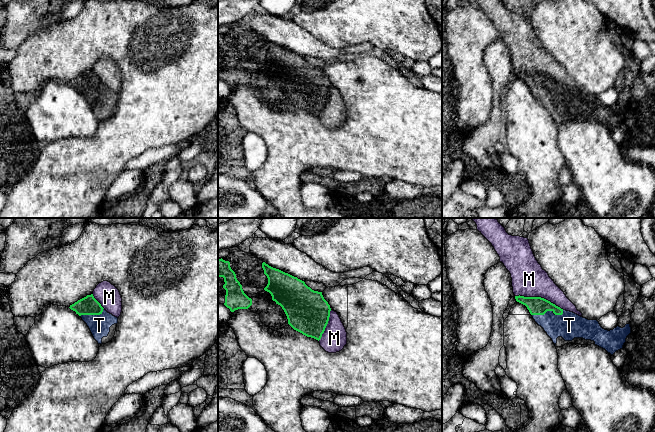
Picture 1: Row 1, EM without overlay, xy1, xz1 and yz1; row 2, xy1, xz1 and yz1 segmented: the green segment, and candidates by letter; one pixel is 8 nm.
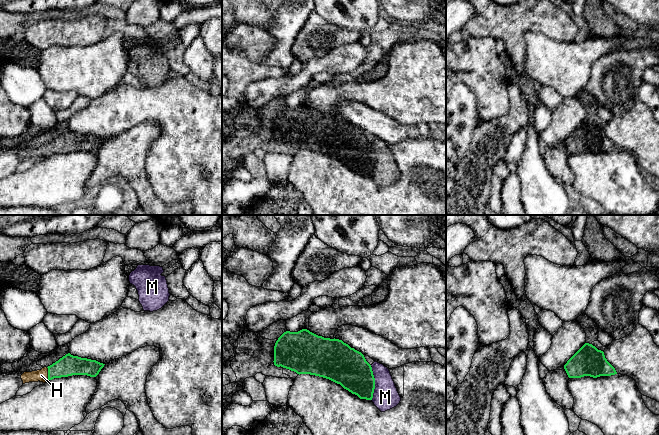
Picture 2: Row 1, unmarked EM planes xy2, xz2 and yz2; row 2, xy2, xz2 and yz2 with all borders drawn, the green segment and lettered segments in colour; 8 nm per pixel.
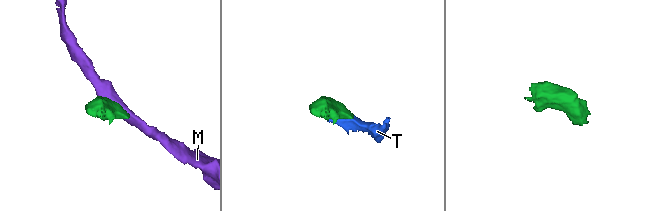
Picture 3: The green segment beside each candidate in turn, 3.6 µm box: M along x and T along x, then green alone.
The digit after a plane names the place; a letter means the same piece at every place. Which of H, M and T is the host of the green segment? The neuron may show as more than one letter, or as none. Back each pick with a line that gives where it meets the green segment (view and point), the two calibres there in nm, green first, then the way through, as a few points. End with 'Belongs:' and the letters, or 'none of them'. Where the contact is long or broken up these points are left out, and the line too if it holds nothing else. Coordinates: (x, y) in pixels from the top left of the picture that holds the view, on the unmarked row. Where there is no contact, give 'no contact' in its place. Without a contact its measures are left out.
H: meets green in xy2 at (48, 150); 170 nm thick on the green side, 100 nm on the other
T: meets green in yz1 at (548, 86); 140 nm thick on the green side, 220 nm on the other; runs through yz1 (536, 81), (542, 86), (548, 86), (561, 99), (569, 101)
Belongs: H, T

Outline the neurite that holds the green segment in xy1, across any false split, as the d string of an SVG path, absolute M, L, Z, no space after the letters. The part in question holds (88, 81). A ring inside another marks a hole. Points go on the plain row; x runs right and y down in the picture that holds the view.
M93 70L78 76L69 84L75 87L87 100L98 120L106 120L112 116L118 94L108 89Z

